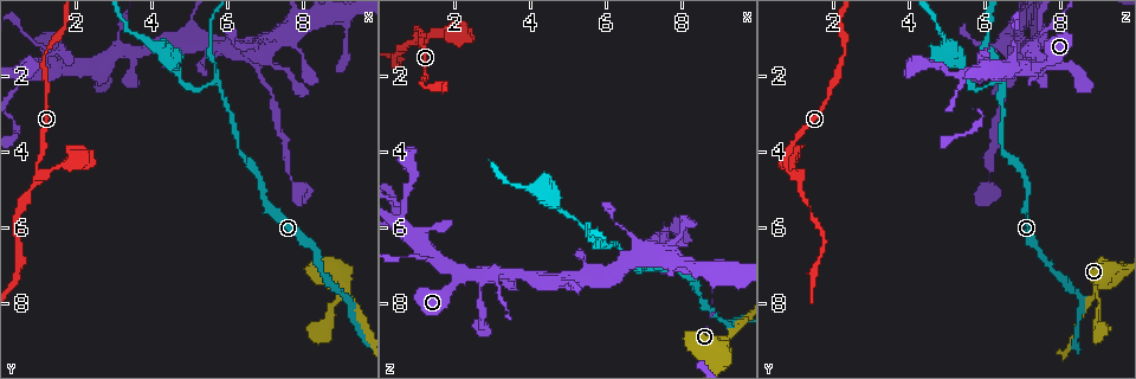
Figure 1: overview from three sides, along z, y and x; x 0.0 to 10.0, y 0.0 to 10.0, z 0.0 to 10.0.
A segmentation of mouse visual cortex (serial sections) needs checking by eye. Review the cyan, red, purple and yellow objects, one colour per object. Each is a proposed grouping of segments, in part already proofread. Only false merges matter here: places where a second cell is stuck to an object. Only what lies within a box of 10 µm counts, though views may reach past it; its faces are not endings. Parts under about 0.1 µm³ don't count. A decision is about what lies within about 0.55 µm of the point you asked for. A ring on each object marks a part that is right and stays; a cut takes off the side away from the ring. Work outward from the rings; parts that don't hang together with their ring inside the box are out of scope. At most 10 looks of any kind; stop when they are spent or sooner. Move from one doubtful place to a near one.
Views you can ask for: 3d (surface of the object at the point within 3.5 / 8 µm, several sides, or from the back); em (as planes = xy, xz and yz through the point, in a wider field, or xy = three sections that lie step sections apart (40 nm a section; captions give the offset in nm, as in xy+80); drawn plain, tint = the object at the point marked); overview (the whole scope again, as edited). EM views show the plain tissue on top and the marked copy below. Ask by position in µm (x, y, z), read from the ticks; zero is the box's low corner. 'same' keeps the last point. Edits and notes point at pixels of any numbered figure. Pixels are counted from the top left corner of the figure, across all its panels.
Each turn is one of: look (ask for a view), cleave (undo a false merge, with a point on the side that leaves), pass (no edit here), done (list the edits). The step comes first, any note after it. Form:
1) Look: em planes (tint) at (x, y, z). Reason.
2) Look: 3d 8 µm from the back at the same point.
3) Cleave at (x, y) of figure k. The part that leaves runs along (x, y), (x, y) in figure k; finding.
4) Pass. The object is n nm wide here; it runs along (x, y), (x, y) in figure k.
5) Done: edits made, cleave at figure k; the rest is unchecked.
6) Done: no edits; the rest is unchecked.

Look: 3d 8 µm at (1.05, 4.70, 1.00).

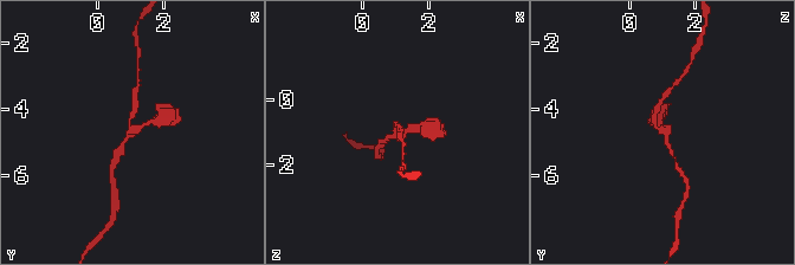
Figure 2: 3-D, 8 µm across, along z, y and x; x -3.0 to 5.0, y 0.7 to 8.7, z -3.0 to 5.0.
Look: em xy step 2 (tint) at the same point.

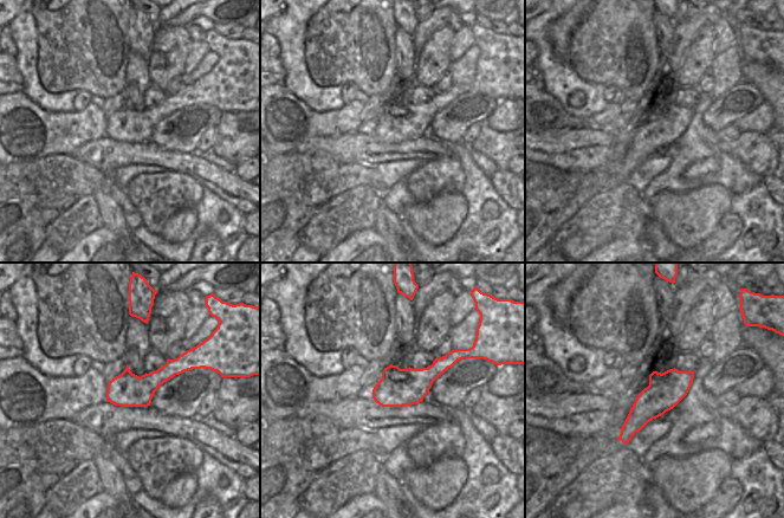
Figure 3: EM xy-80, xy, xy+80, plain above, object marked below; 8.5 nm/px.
Pass. 3 arms meet here; it runs along (136, 104), (130, 131), (162, 118) in figure 2; all the same cell.

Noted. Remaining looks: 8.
Look: 3d 3.5 µm at (2.20, 1.80, 7.20).

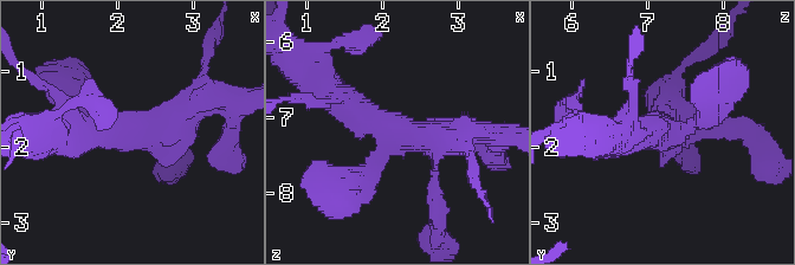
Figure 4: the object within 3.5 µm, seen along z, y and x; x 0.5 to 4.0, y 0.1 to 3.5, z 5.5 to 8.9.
Look: em xy step 3 (tint) at (2.15, 1.85, 7.25).

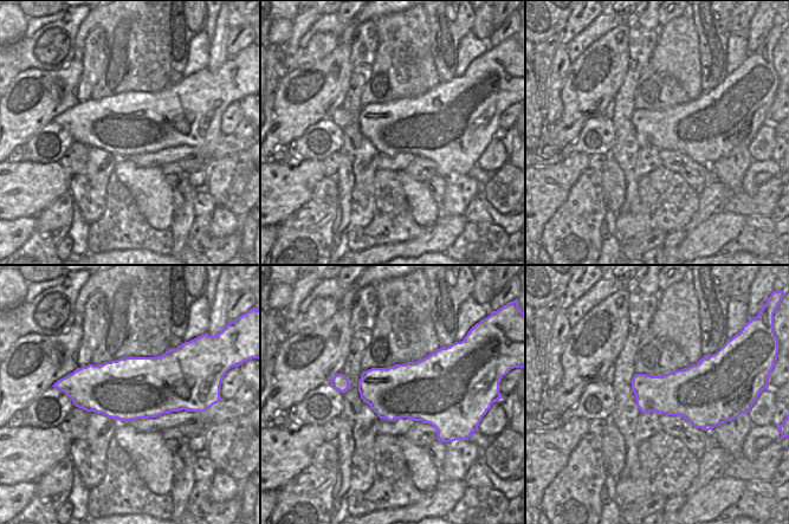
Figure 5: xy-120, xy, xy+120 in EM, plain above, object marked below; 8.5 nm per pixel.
Pass. The object is 500 nm wide here; it runs along (344, 182), (395, 136), (465, 134) in figure 4; one cell here.

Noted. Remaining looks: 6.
Look: 3d 3.5 µm at (7.70, 4.80, 6.05). Sharp bend.

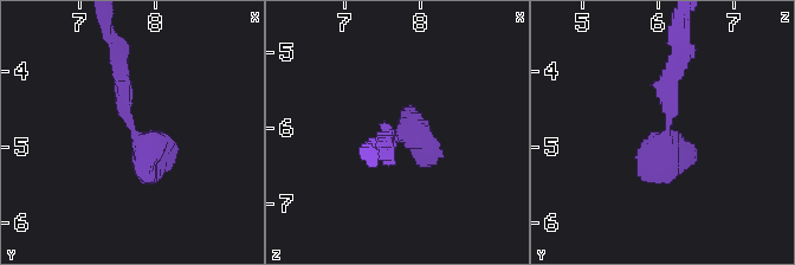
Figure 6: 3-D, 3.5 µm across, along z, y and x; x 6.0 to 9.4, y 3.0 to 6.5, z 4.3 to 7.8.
Look: em xy step 2 (tint) at (7.75, 4.80, 6.10). Need the tissue.

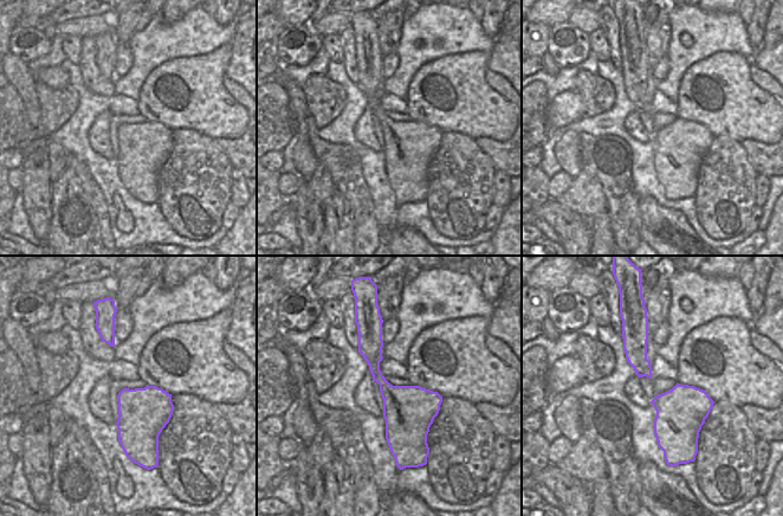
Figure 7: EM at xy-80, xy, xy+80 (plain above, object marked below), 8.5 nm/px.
Look: em xy step 3 (tint) at the same point. Another direction.

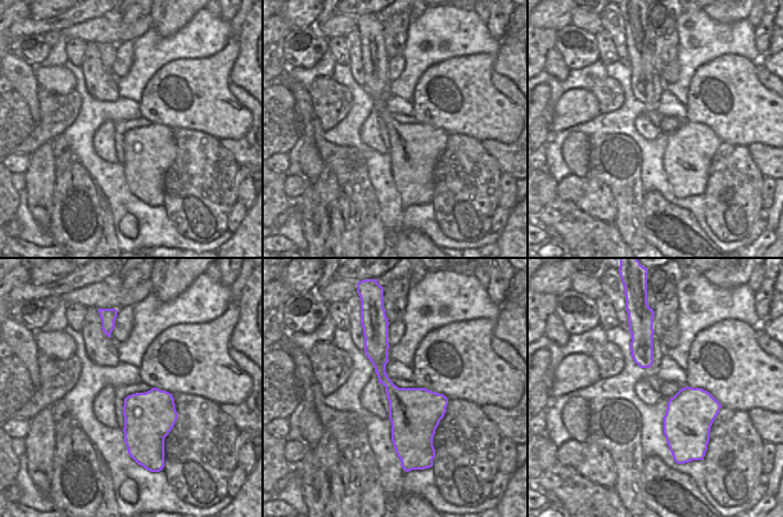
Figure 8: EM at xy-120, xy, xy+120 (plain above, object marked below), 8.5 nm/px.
Pass. It runs along (122, 53), (125, 120), (147, 155), (176, 148) in figure 6; continuous, no second cell.

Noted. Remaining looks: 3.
Look: em xy step 2 (tint) at (8.80, 8.20, 9.05). Thin neck.

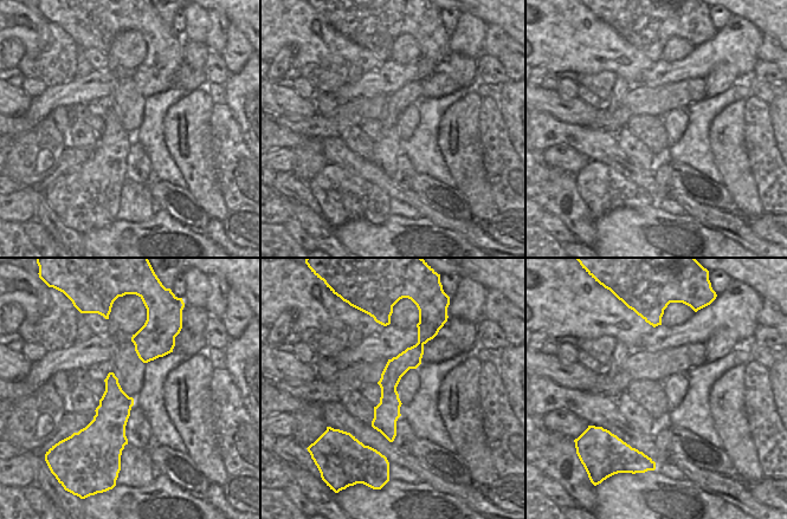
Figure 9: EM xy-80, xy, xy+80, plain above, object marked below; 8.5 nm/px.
Look: 3d 3.5 µm at the same point. See where the arms go.

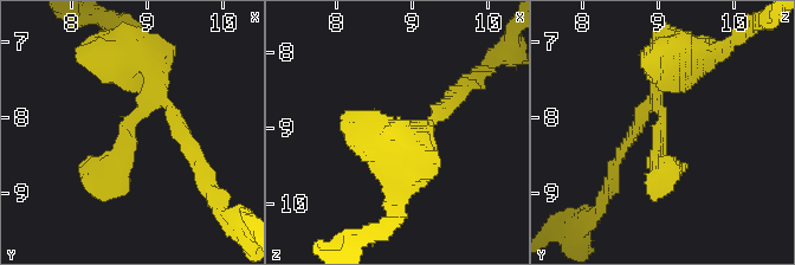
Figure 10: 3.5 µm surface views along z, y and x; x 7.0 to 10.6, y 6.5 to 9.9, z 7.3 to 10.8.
Pass. It runs along (666, 69), (653, 160), (684, 163) in figure 10; all the same cell.

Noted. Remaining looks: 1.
Done: no edits; the rest is unchecked.

